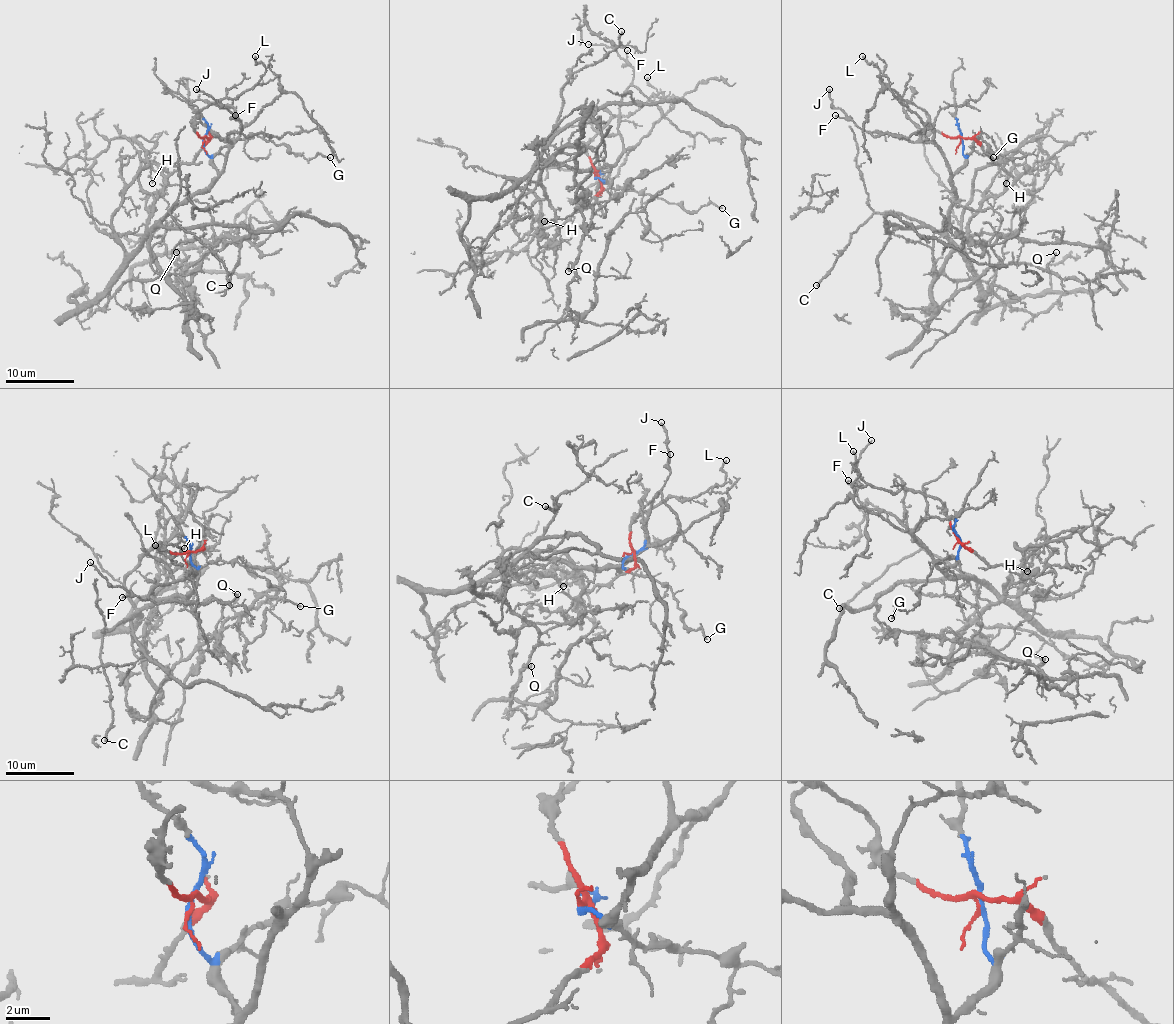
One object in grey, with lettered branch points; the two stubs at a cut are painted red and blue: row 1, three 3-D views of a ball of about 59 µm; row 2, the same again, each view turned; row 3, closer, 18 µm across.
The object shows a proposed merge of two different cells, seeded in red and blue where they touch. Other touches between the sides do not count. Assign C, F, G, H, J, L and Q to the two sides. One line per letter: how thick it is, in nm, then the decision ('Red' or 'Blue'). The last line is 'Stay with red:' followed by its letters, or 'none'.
C: Thickness 240 nm. Blue
F: Thickness 110 nm. Blue
G: Thickness 160 nm. Blue
H: Thickness 160 nm. Blue
J: Thickness 190 nm. Blue
L: Thickness 200 nm. Red
Q: Thickness 130 nm. Red
Stay with red: L, Q

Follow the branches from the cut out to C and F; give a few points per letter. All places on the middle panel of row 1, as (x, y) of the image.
C: (597, 176), (602, 179), (607, 167), (568, 169), (541, 155), (561, 109), (561, 87), (614, 48), (621, 31)
F: (597, 176), (602, 179), (616, 166), (623, 149), (617, 121), (619, 101), (633, 75), (626, 58), (628, 50)

